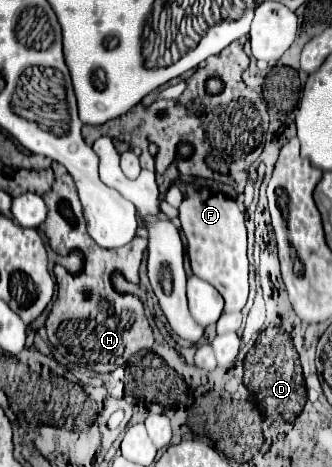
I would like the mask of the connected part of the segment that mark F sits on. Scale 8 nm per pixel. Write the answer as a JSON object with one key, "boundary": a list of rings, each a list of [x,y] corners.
{"boundary":[[[187,182],[185,198],[179,206],[179,220],[187,242],[187,254],[193,274],[207,280],[225,300],[223,312],[243,310],[249,294],[249,262],[247,262],[247,228],[243,212],[233,198],[211,188]]]}

